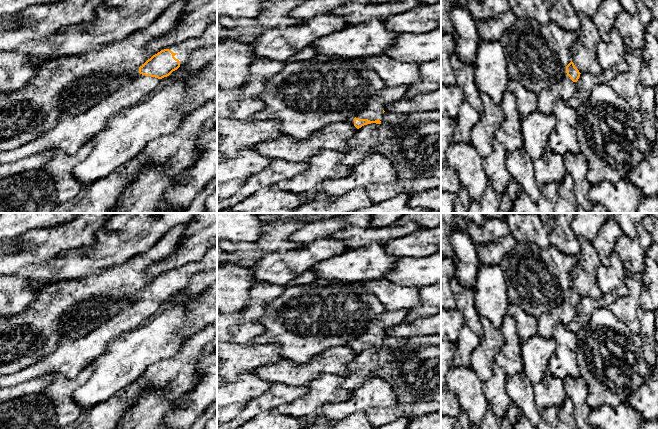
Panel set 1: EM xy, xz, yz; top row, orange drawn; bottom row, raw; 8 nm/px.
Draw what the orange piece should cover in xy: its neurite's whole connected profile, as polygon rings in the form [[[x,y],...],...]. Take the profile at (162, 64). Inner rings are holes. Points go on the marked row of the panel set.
[[[217,21],[210,24],[200,37],[185,40],[153,55],[137,69],[135,76],[130,82],[118,88],[88,110],[78,115],[62,114],[59,116],[56,126],[45,134],[16,149],[0,152],[0,165],[16,162],[51,149],[62,150],[69,155],[74,155],[83,145],[105,130],[112,117],[139,102],[156,87],[160,79],[169,76],[173,71],[183,66],[192,52],[215,44],[217,44]]]

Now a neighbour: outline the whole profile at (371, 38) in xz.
[[[371,19],[332,35],[323,36],[314,42],[317,55],[338,56],[345,59],[366,58],[383,55],[398,38],[389,31],[384,20]]]

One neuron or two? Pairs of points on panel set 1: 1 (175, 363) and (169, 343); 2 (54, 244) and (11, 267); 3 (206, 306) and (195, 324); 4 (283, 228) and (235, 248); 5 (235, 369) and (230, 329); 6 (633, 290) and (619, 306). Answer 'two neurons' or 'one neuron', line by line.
1: two neurons
2: one neuron
3: one neuron
4: one neuron
5: two neurons
6: one neuron

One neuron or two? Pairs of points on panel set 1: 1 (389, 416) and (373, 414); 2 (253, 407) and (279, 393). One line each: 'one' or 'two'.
1: one
2: one

